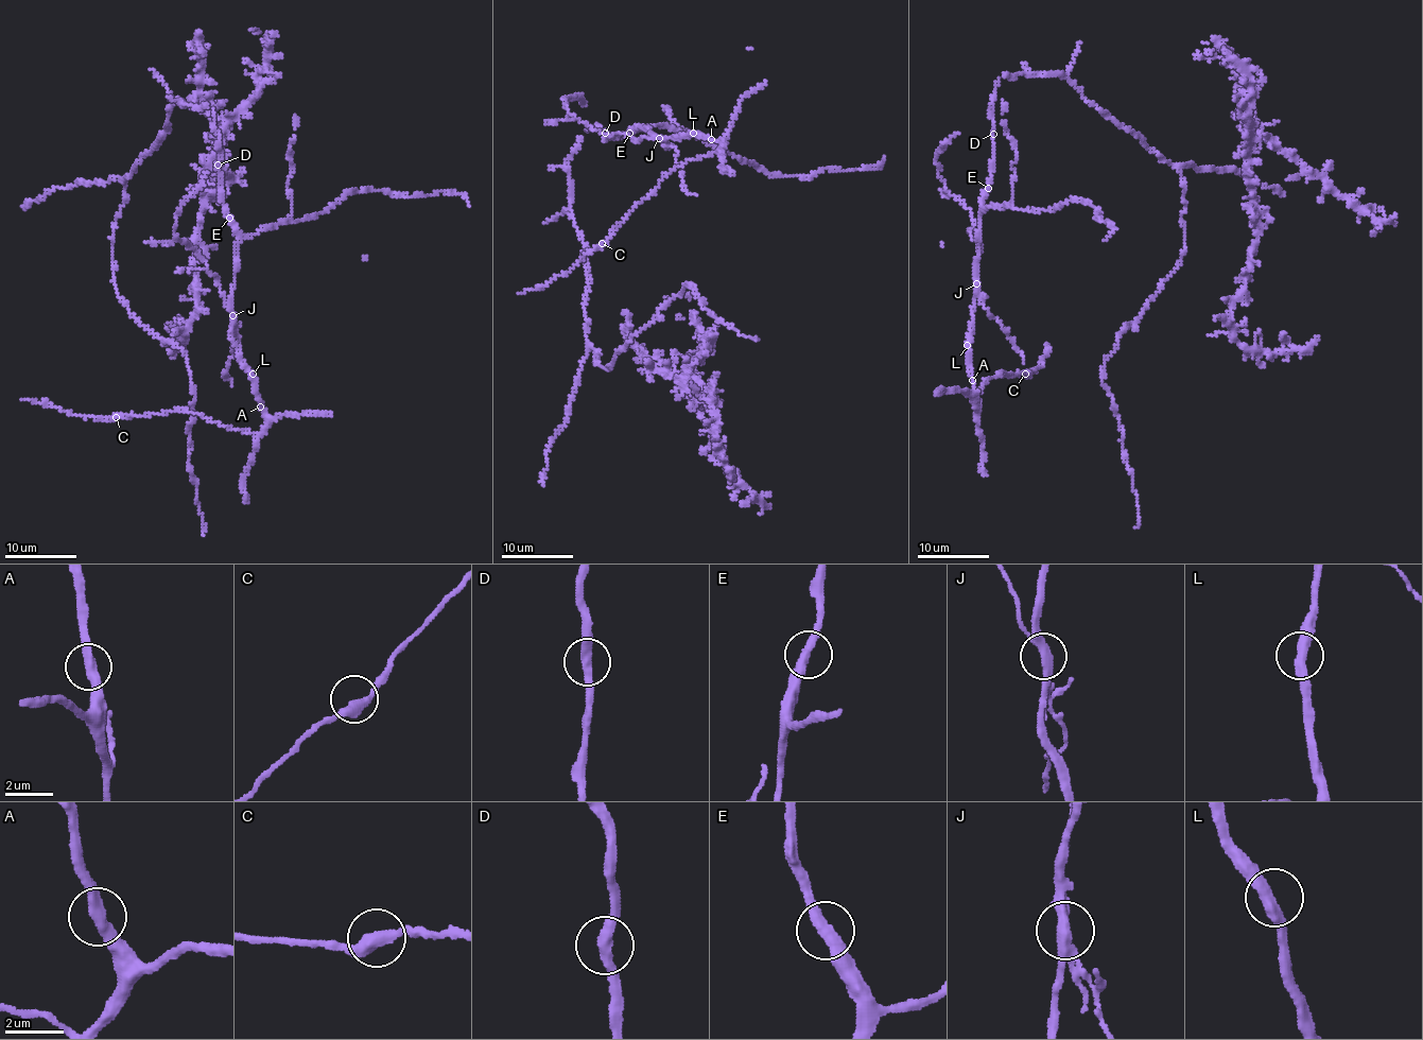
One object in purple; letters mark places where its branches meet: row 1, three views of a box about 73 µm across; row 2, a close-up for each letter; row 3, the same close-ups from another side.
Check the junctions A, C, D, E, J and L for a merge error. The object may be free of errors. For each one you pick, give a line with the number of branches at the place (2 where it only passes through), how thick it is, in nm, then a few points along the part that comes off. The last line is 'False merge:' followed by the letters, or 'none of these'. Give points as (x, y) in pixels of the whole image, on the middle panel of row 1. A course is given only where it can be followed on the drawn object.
J: Branches: 2. Thickness 400 nm. Course of the part to remove: (659, 137), (635, 140), (622, 135), (605, 135), (568, 113), (564, 99), (577, 96), (586, 105)
False merge: J

